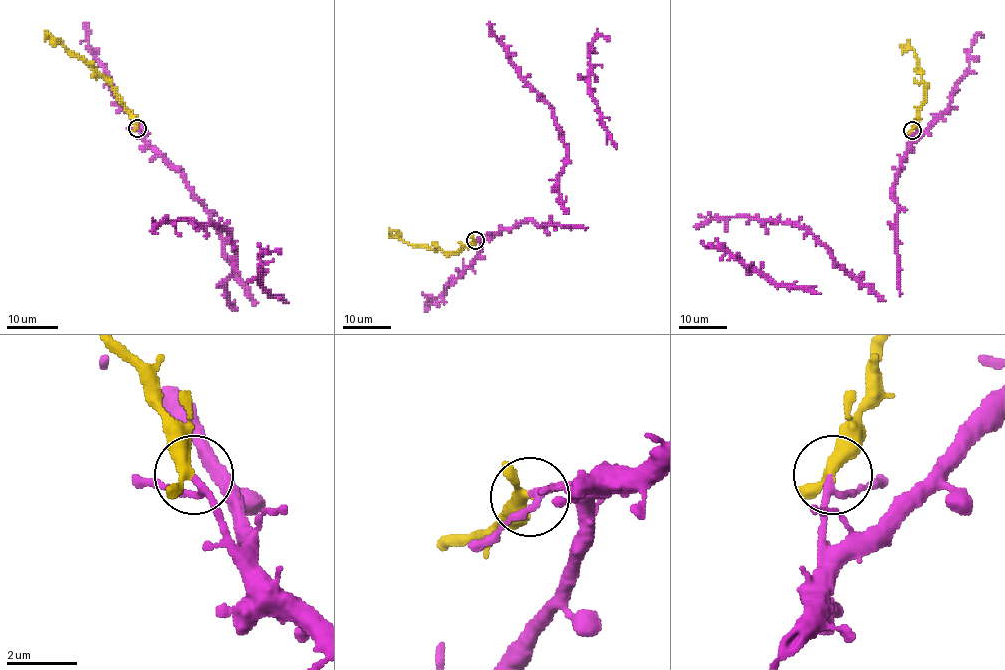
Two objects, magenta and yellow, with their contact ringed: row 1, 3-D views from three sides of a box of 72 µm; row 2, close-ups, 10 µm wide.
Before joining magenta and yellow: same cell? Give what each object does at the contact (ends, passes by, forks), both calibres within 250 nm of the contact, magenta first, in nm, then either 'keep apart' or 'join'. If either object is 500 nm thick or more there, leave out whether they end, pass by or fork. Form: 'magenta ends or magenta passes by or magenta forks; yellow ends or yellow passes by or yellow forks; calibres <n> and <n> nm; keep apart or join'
magenta passes by; yellow passes by; calibres 170 and 320 nm; join

